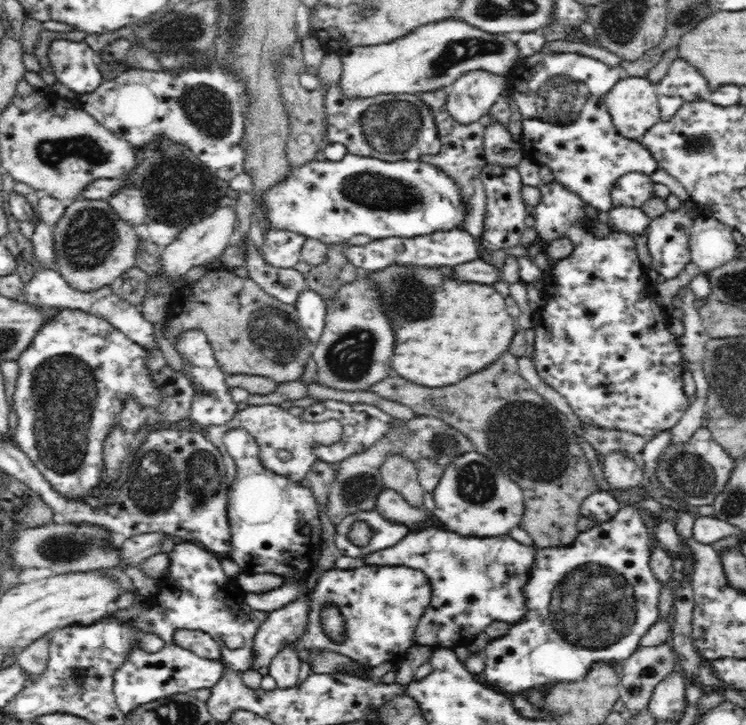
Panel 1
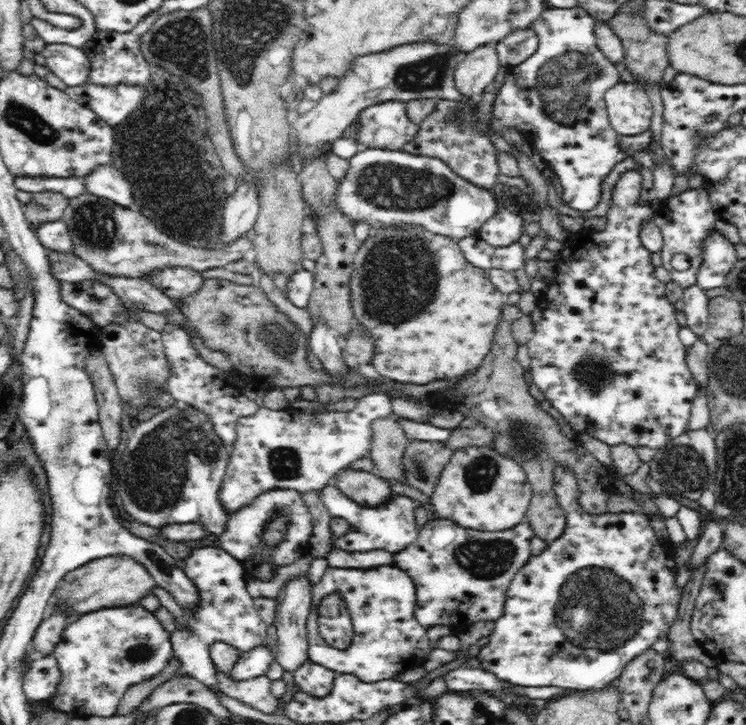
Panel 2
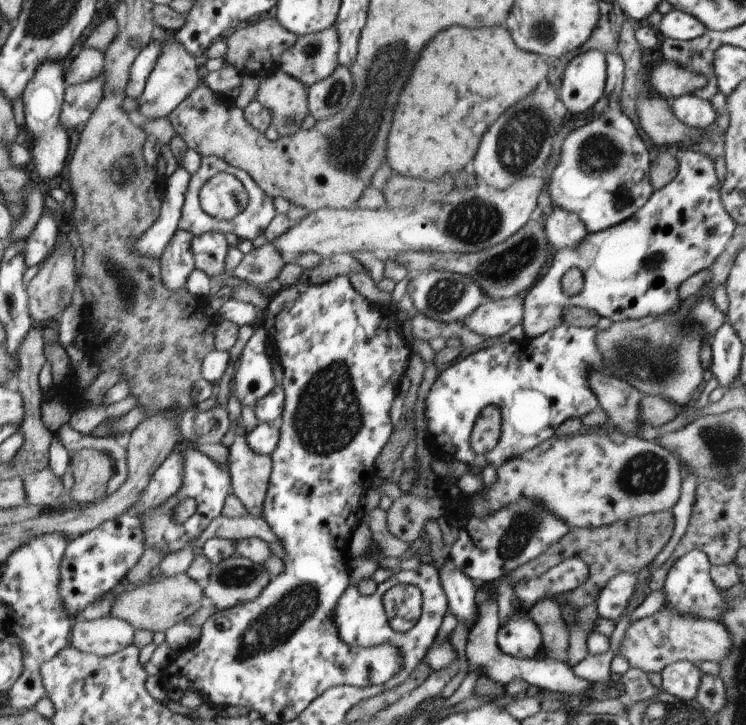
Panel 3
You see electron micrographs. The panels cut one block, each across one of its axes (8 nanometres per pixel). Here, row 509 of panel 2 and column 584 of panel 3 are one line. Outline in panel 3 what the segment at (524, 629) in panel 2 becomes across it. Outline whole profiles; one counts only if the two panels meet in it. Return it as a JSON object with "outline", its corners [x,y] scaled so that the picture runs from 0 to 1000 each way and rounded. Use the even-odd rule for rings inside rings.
{"outline":[[[765,768],[753,772],[745,782],[741,782],[731,793],[723,797],[696,804],[689,810],[694,825],[698,829],[698,839],[688,848],[686,854],[678,863],[670,865],[666,876],[666,891],[682,906],[693,906],[694,909],[718,908],[721,894],[727,891],[725,873],[718,861],[709,852],[706,844],[709,840],[728,823],[743,825],[745,821],[760,819],[773,810],[777,810],[791,794],[791,781],[787,775],[776,768]]]}

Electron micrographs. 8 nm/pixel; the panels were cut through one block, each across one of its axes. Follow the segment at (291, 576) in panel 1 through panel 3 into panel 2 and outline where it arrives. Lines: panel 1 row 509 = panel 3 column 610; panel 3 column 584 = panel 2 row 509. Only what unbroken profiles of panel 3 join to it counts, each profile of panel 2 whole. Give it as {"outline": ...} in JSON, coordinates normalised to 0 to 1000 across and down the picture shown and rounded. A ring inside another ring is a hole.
{"outline":[[[369,676],[365,679],[354,679],[353,683],[346,684],[343,690],[332,695],[332,699],[324,701],[314,710],[308,710],[308,717],[302,726],[302,734],[295,737],[295,757],[306,761],[316,772],[324,775],[330,774],[340,764],[350,764],[351,749],[349,737],[355,734],[355,726],[361,719],[366,717],[370,706],[386,708],[386,713],[391,714],[391,723],[386,723],[386,734],[382,739],[381,748],[374,749],[374,754],[369,760],[354,759],[354,770],[370,782],[383,782],[402,770],[416,764],[416,743],[418,742],[420,724],[418,714],[410,694],[406,692],[405,683],[391,676]]]}

